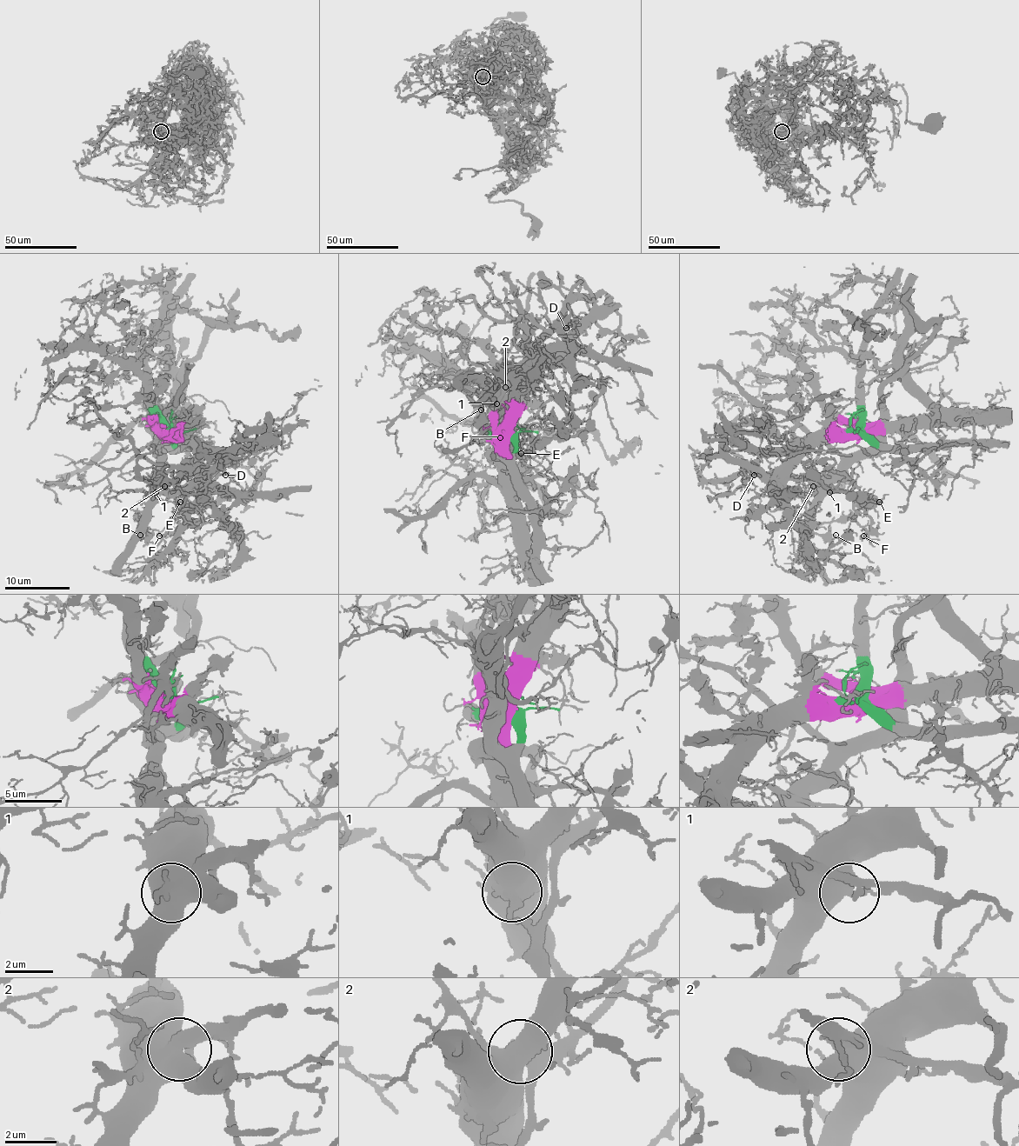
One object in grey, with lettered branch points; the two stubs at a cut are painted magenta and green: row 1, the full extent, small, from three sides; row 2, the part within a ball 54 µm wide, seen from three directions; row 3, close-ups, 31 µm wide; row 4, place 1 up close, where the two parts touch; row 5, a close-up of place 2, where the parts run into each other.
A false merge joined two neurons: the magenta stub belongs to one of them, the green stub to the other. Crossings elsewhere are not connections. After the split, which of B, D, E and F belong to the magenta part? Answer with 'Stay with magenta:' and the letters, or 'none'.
Stay with magenta: none

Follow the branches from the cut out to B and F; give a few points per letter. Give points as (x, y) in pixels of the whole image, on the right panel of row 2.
B: (854, 430), (880, 447), (829, 484), (829, 492), (818, 505), (811, 529), (831, 539), (835, 535)
F: (854, 430), (880, 445), (847, 468), (855, 499), (869, 518), (869, 529), (863, 536)

